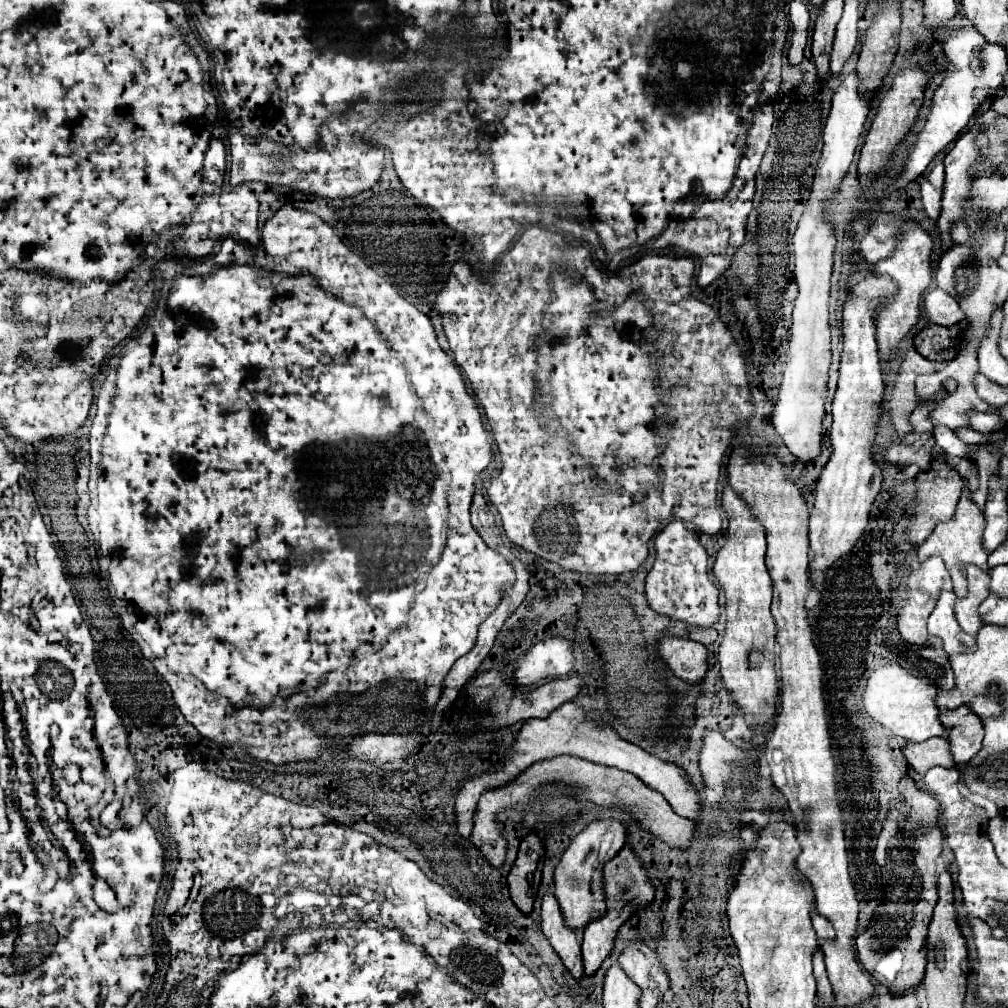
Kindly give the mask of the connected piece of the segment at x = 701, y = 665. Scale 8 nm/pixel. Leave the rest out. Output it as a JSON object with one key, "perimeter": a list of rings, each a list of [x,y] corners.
{"perimeter":[[[662,638],[658,652],[678,678],[690,684],[704,680],[708,670],[708,650],[702,644],[686,638]]]}

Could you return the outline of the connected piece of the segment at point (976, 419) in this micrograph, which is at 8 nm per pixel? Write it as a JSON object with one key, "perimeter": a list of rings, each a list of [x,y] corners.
{"perimeter":[[[970,412],[968,420],[970,420],[970,426],[982,434],[1000,430],[1004,426],[1004,422],[996,412]]]}

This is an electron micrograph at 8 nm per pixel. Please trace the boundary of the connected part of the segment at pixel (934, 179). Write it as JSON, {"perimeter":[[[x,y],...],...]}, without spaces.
{"perimeter":[[[938,162],[938,164],[932,168],[932,172],[928,174],[928,180],[930,180],[930,184],[932,184],[934,188],[942,190],[942,184],[944,184],[944,164],[942,164],[942,162]]]}

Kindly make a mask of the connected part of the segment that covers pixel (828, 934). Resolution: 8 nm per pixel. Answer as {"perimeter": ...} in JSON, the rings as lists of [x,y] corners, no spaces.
{"perimeter":[[[814,908],[812,912],[812,924],[814,924],[814,930],[818,934],[818,938],[822,940],[834,940],[834,926],[830,926],[830,920],[826,920],[824,916],[818,916],[818,910]]]}

